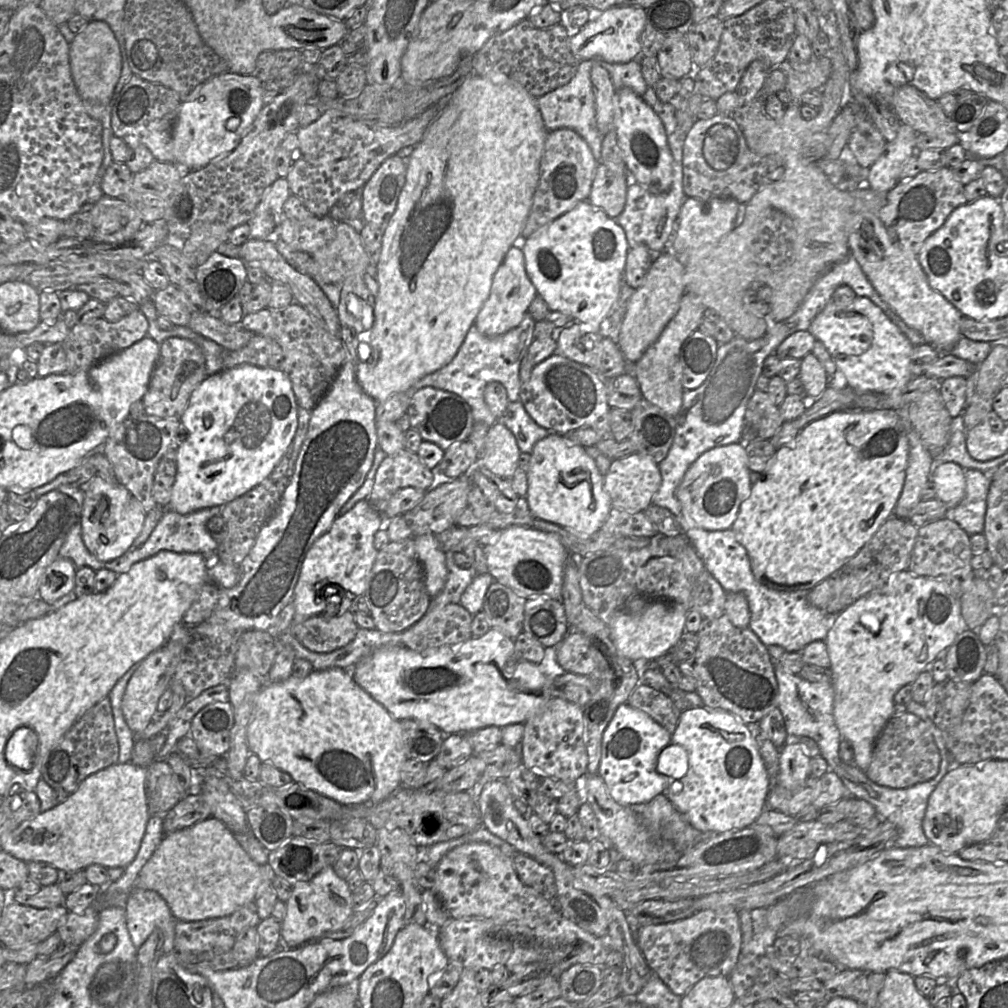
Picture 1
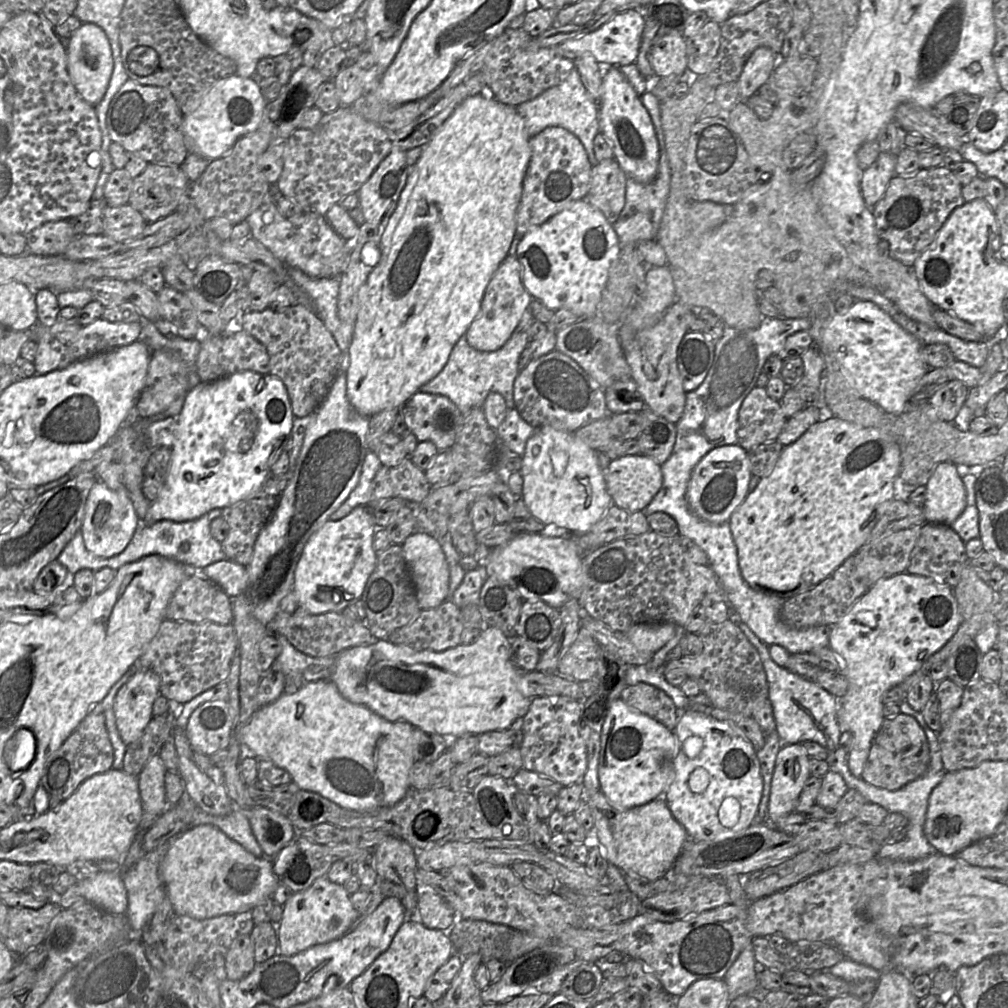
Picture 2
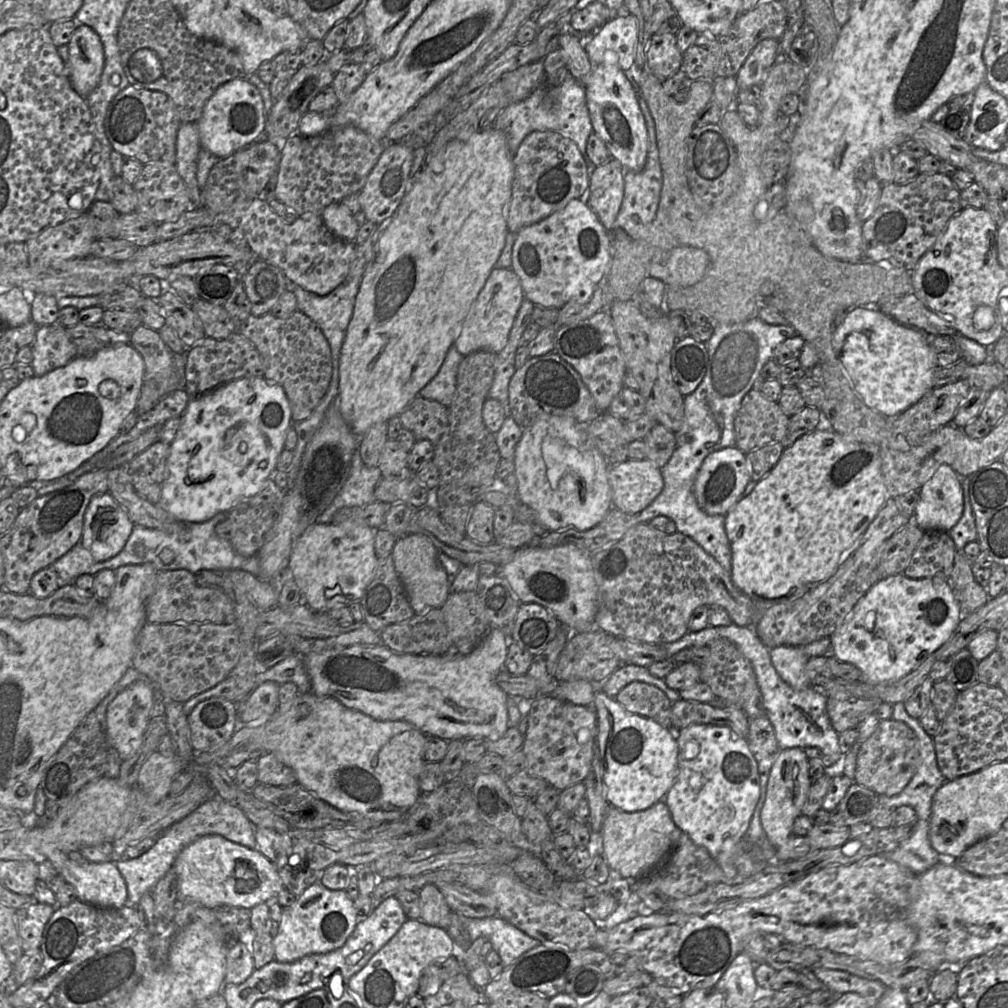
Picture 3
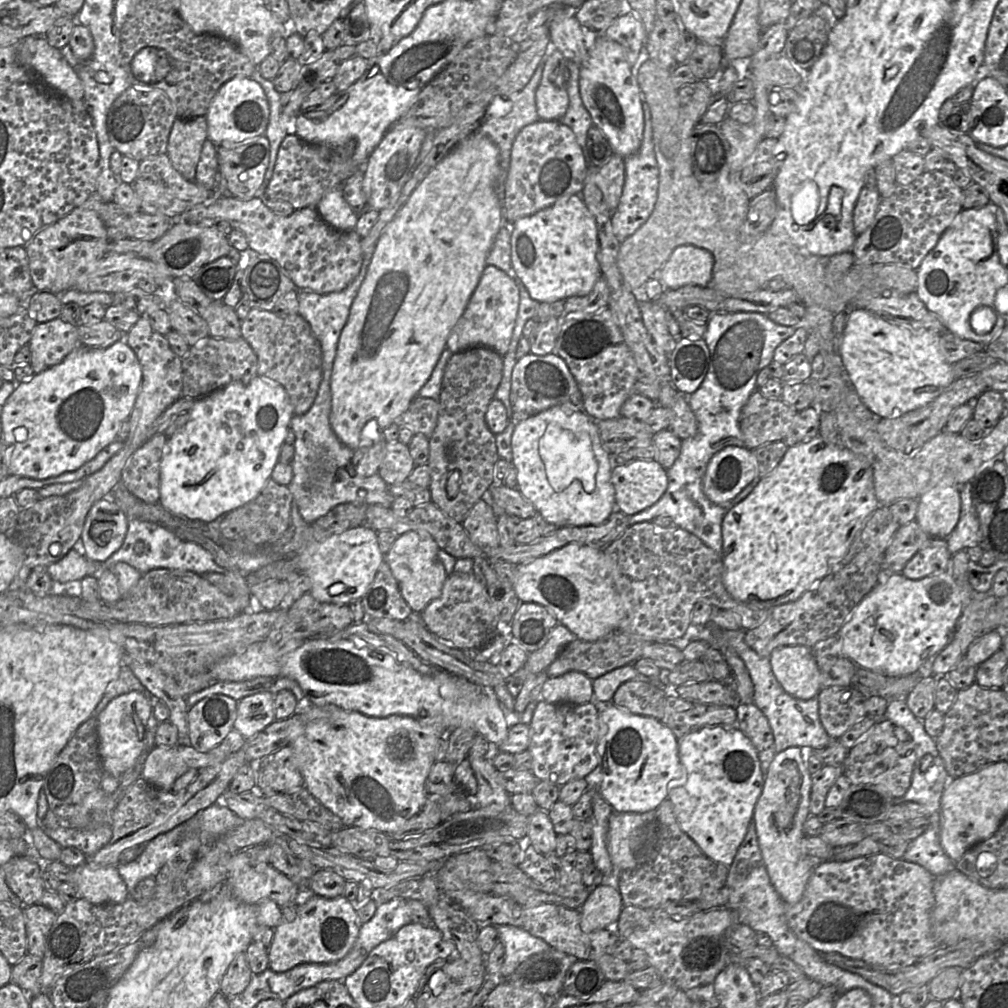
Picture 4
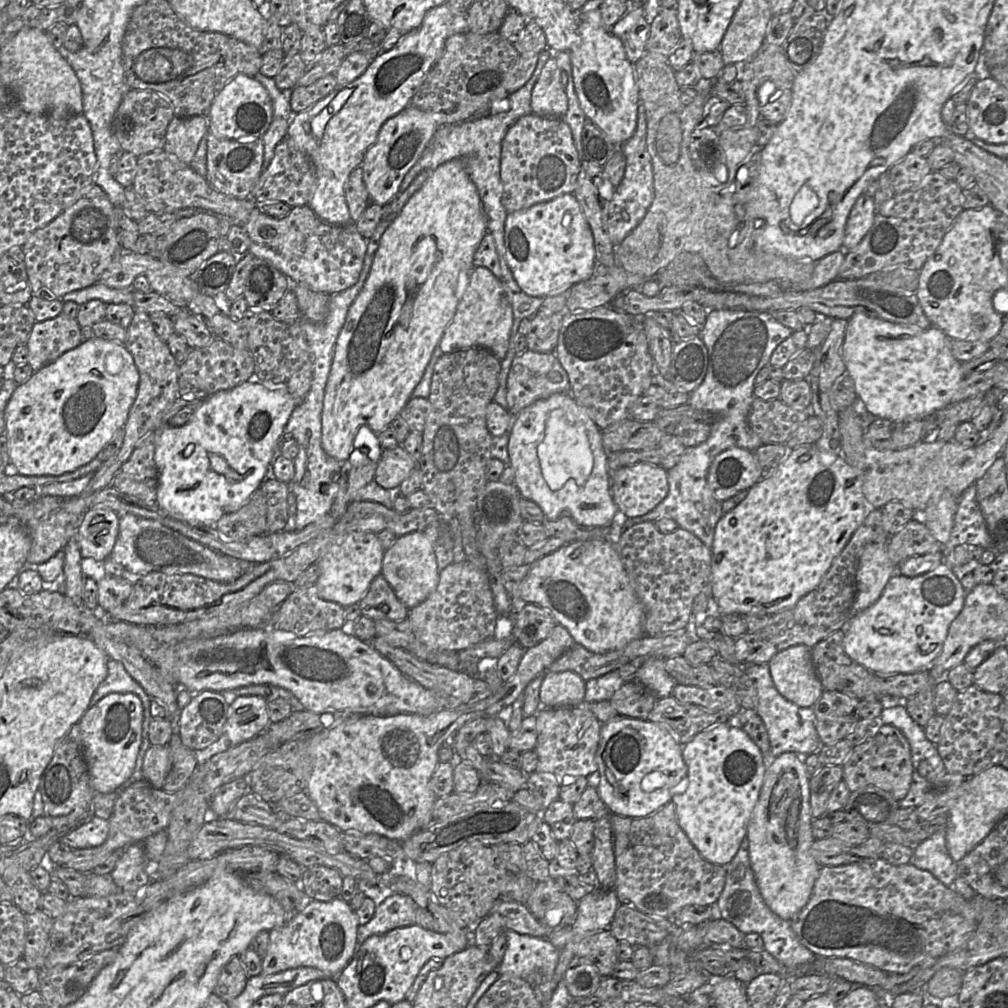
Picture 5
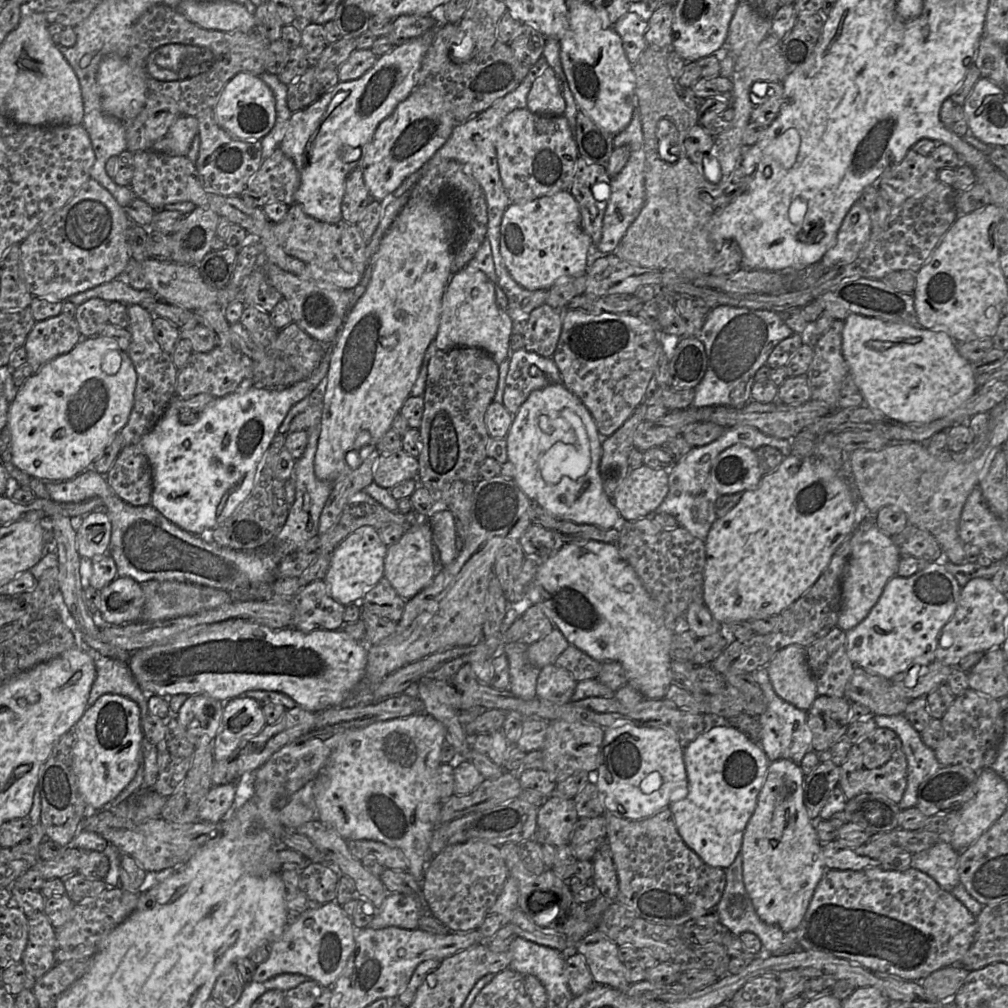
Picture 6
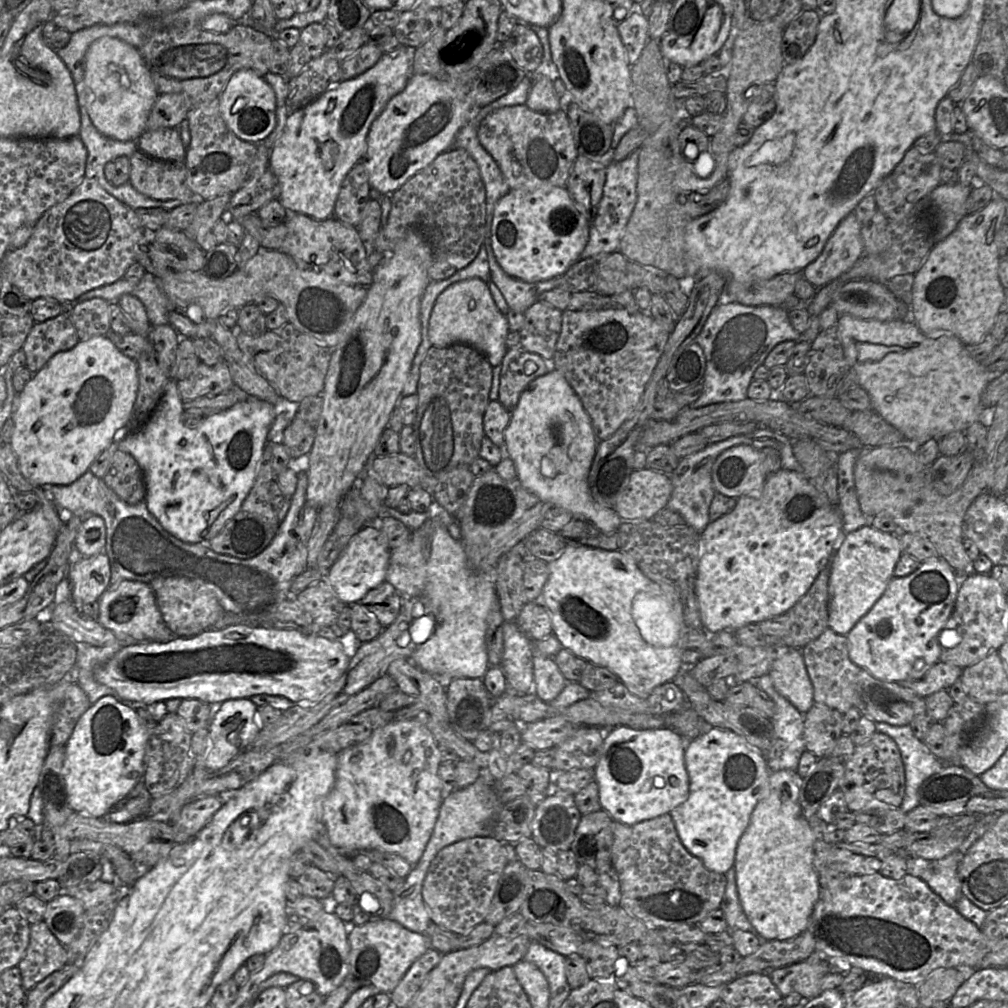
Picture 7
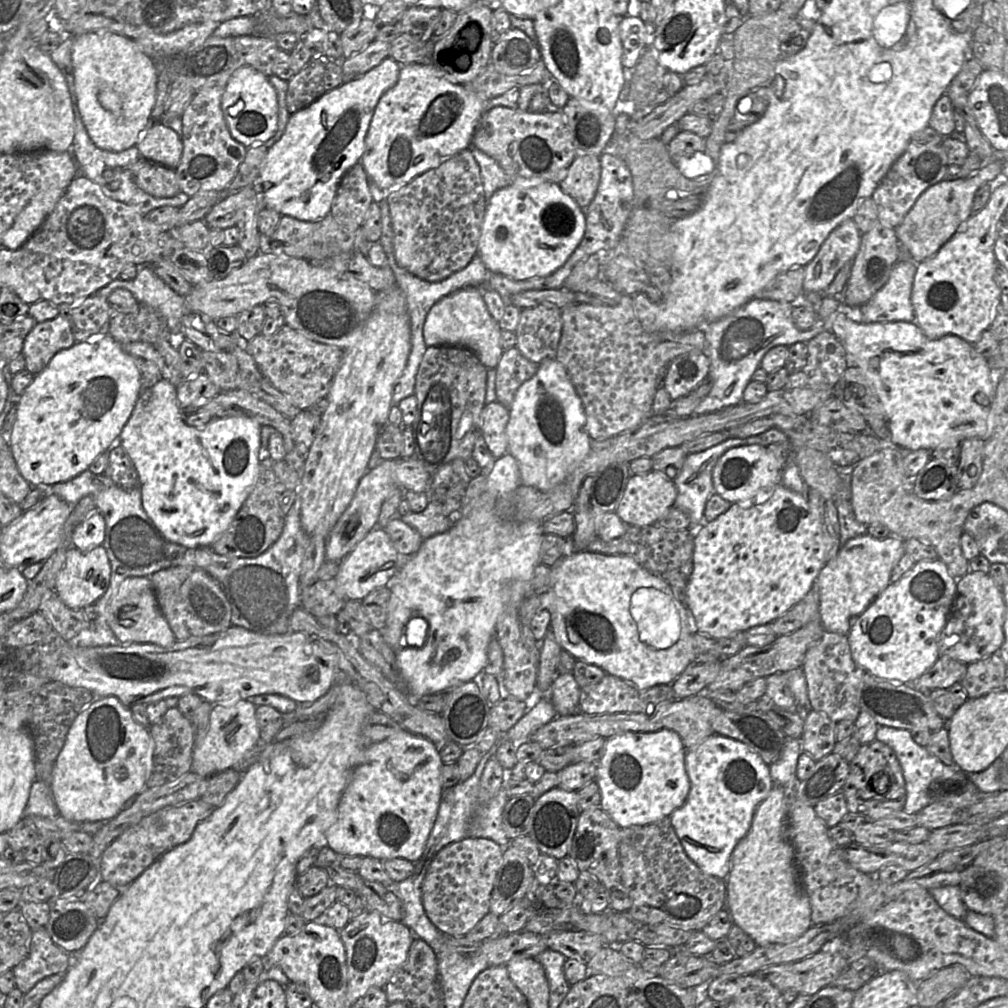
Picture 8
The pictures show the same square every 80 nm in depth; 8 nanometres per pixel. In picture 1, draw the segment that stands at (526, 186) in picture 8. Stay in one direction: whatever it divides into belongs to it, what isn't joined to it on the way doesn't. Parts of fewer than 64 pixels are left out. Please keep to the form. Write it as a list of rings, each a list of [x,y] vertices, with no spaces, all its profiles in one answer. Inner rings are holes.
[[[581,201],[528,237],[522,251],[527,275],[551,311],[562,312],[585,326],[600,328],[619,298],[629,249],[625,232],[617,221],[589,201]]]

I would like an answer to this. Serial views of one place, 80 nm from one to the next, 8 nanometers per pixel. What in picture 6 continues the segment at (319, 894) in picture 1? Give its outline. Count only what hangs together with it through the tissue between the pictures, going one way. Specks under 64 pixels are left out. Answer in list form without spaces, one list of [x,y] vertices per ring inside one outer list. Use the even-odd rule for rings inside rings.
[[[337,902],[311,905],[294,924],[287,927],[286,923],[286,930],[269,946],[269,957],[257,966],[252,981],[261,983],[280,974],[292,973],[331,987],[355,949],[355,935],[351,917]]]

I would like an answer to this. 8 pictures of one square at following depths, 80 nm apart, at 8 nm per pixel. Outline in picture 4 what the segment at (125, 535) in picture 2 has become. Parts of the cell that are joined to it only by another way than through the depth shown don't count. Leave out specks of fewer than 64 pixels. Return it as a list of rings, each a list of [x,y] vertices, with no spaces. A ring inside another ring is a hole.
[[[110,497],[96,501],[86,516],[80,536],[84,555],[96,562],[106,561],[123,544],[128,519]]]

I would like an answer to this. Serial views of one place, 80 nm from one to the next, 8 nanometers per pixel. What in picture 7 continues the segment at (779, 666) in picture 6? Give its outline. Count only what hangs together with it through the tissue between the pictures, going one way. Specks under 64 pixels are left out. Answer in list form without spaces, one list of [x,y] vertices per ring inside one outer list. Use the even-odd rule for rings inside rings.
[[[790,648],[775,659],[770,677],[776,691],[800,713],[805,714],[813,705],[813,685],[807,673],[802,649]]]

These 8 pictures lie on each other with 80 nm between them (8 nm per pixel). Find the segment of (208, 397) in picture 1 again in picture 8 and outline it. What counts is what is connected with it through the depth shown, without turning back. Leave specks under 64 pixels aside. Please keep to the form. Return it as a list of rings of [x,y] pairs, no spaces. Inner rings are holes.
[[[160,379],[139,395],[120,435],[120,445],[134,464],[142,507],[161,534],[186,548],[210,547],[228,528],[252,491],[258,475],[261,425],[245,416],[213,418],[204,427],[188,426],[182,419],[176,387]]]

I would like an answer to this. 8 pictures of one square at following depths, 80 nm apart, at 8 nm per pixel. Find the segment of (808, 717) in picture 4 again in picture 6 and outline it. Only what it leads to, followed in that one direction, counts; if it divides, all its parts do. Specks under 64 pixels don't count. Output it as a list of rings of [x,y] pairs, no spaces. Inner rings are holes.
[[[762,667],[752,673],[767,700],[767,708],[758,719],[761,726],[759,745],[769,761],[789,759],[800,764],[804,755],[811,749],[811,732],[807,724],[807,711],[800,710],[779,697],[769,679],[768,668]]]

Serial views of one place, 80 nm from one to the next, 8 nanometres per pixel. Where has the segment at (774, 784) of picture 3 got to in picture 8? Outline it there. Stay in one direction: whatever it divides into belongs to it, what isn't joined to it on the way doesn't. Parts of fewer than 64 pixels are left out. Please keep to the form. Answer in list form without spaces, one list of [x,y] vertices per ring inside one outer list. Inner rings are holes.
[[[773,785],[768,796],[757,806],[748,833],[738,842],[731,856],[731,870],[726,883],[726,908],[732,922],[748,935],[757,946],[784,944],[801,937],[811,926],[811,904],[802,891],[794,848],[786,834],[789,795],[780,786]]]

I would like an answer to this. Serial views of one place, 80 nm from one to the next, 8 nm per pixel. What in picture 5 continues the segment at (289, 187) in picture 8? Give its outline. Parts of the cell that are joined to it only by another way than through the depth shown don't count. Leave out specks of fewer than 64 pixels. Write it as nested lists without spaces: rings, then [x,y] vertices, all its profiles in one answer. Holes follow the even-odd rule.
[[[445,2],[429,10],[419,28],[407,33],[391,50],[374,58],[367,70],[356,80],[344,86],[337,86],[309,109],[293,115],[286,138],[305,153],[315,166],[317,188],[308,205],[319,219],[329,224],[352,223],[345,200],[345,184],[349,175],[356,167],[361,166],[366,151],[376,142],[383,123],[411,104],[427,73],[442,55],[446,40],[455,34],[465,32],[468,32],[467,12],[453,12]]]

